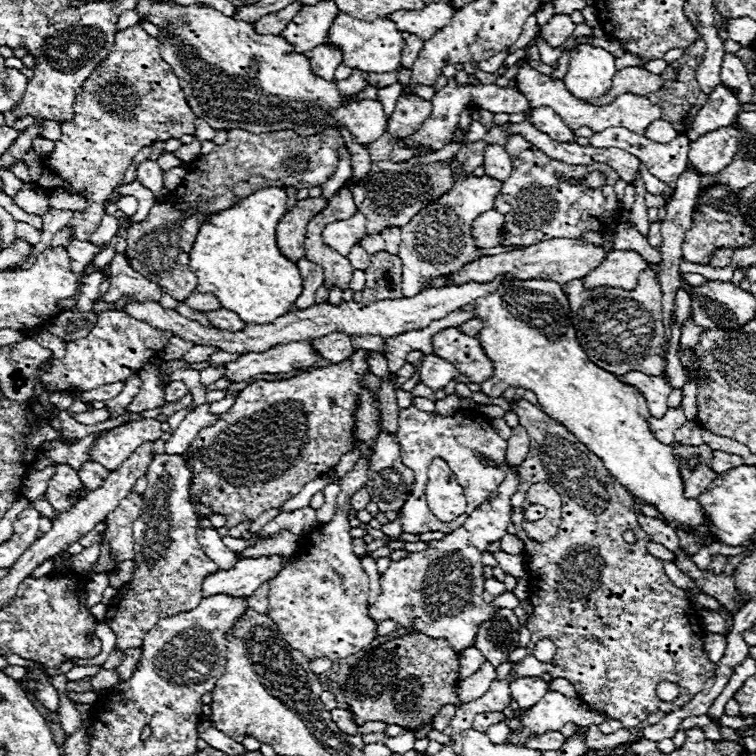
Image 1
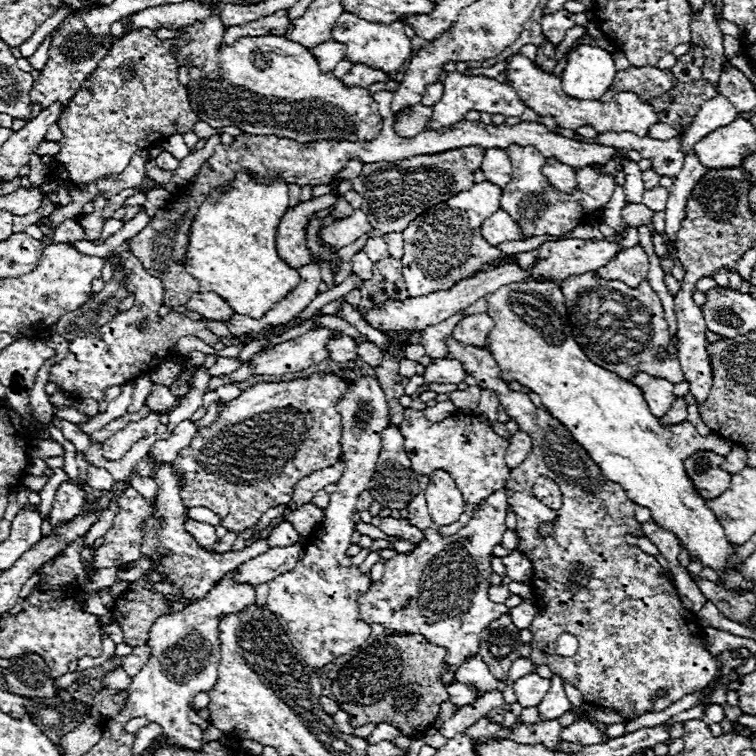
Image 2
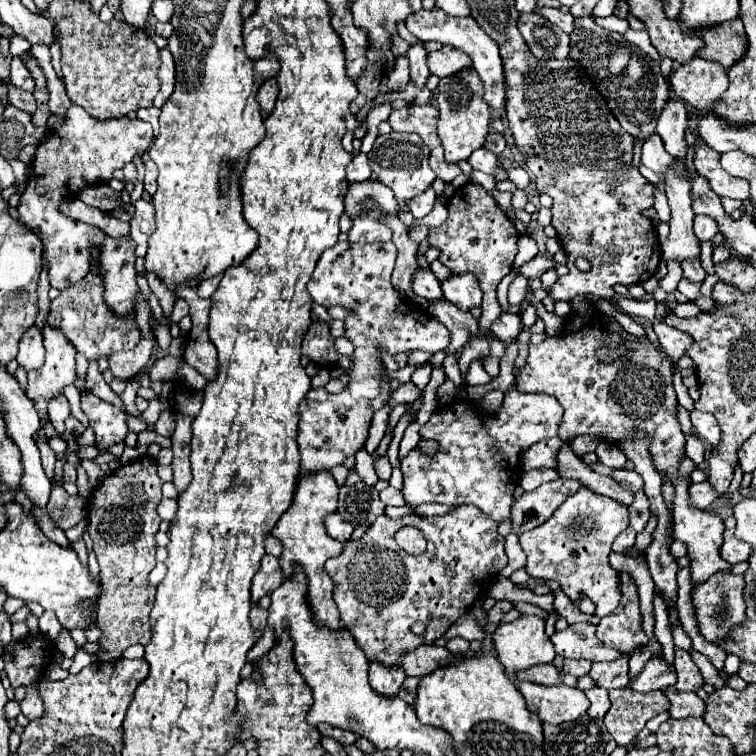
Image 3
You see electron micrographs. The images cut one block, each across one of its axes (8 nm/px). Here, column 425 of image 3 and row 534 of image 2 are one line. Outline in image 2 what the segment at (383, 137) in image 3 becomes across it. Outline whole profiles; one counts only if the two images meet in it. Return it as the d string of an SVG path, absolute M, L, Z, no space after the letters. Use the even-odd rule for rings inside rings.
M172 462L158 464L152 478L158 484L158 494L152 504L152 516L142 524L144 538L142 538L140 552L142 552L142 558L152 558L152 562L154 562L154 566L148 570L148 574L152 574L154 570L164 574L164 578L160 582L170 582L174 594L182 592L182 598L188 600L188 604L202 600L210 592L212 584L216 584L224 576L224 572L230 572L230 570L238 568L240 564L244 564L246 560L256 558L268 550L266 540L260 540L260 542L256 542L244 550L238 550L238 552L230 550L222 556L216 556L216 554L202 550L184 528L184 522L188 518L188 508L182 504L182 498L180 498L180 488L184 484L180 484L180 476L174 474ZM164 552L170 552L170 556L166 558Z

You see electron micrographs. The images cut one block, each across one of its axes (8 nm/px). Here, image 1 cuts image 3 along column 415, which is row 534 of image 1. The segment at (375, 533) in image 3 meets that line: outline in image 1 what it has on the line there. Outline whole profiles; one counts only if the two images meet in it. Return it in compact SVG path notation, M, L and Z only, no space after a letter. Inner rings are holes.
M522 398L520 402L512 404L512 410L520 416L520 426L524 426L530 436L530 452L520 464L520 488L516 496L512 496L512 522L518 528L516 536L524 542L524 560L530 574L530 604L534 608L526 628L530 630L532 640L528 644L528 656L512 664L512 670L504 680L494 680L484 696L456 708L456 716L444 734L450 736L468 730L476 714L502 712L512 702L508 696L508 684L520 676L540 676L542 672L548 672L552 678L566 678L576 688L582 702L596 712L602 712L606 718L620 720L628 730L636 728L658 710L668 714L682 708L704 688L704 682L712 678L716 670L716 664L712 664L704 652L704 628L698 620L698 612L690 606L686 590L674 586L664 572L664 562L648 554L646 544L650 542L650 536L638 524L634 500L630 492L604 468L602 460L592 454L586 444L578 442L562 424L552 420L538 406L532 406L528 400ZM536 482L550 484L562 496L562 524L556 536L544 544L528 538L528 534L522 530L522 520L530 518L532 512L522 510L524 496ZM626 530L634 532L634 544L624 542L622 534ZM540 638L550 638L558 648L556 656L548 664L538 662L532 654L532 648ZM662 680L676 682L680 686L680 696L674 702L658 700L656 686Z

